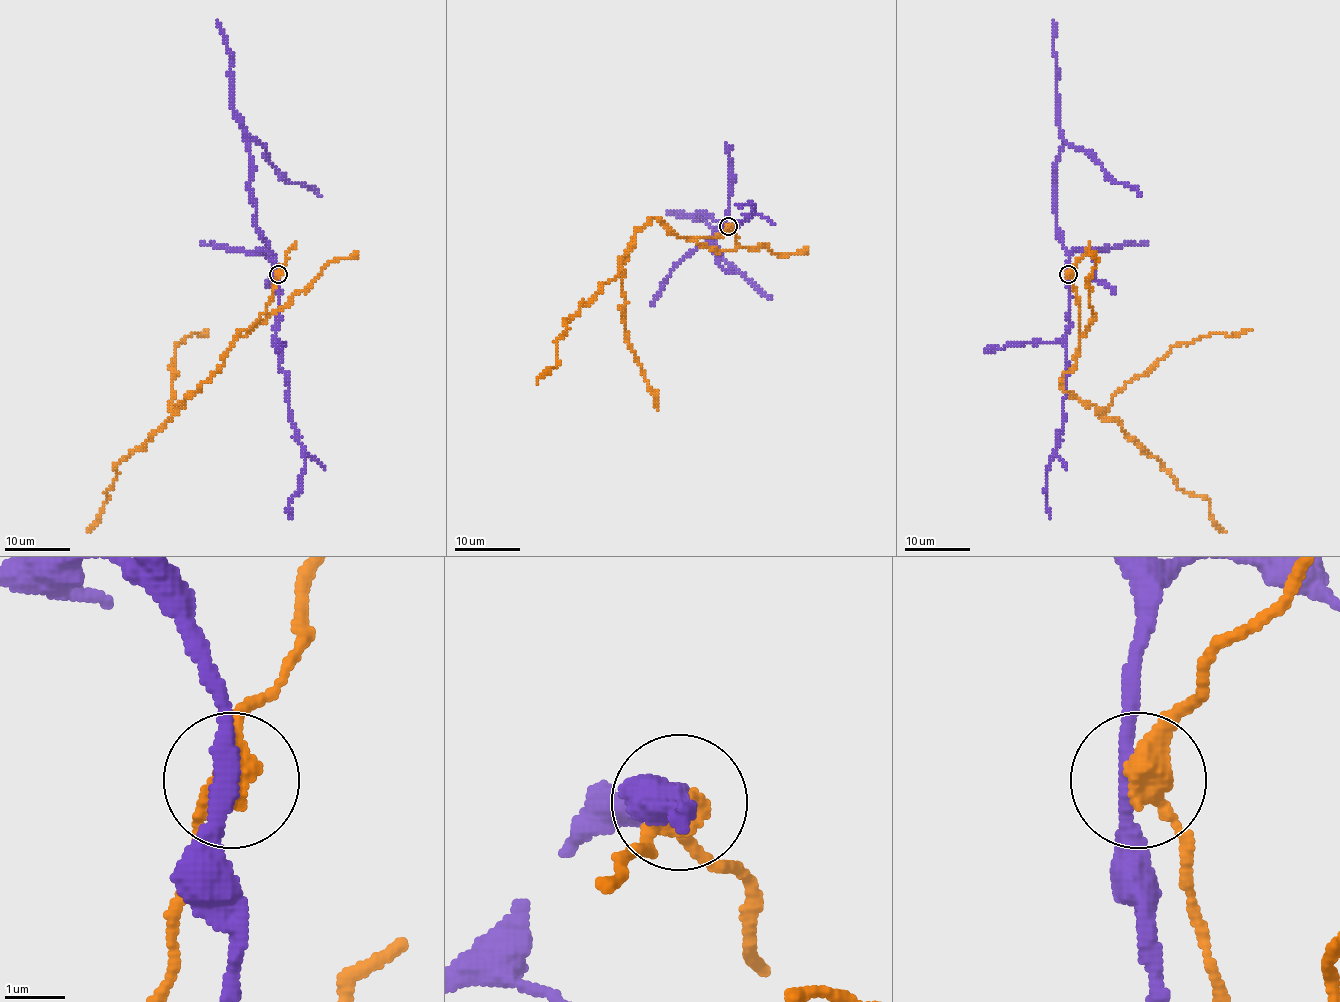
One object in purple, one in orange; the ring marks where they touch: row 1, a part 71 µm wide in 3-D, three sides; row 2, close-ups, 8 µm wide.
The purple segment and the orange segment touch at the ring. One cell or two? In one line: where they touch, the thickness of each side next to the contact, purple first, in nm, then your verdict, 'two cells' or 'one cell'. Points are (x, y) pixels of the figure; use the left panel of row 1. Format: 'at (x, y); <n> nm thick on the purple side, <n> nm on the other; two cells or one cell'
at (278, 274); 280 nm thick on the purple side, 400 nm on the other; two cells

